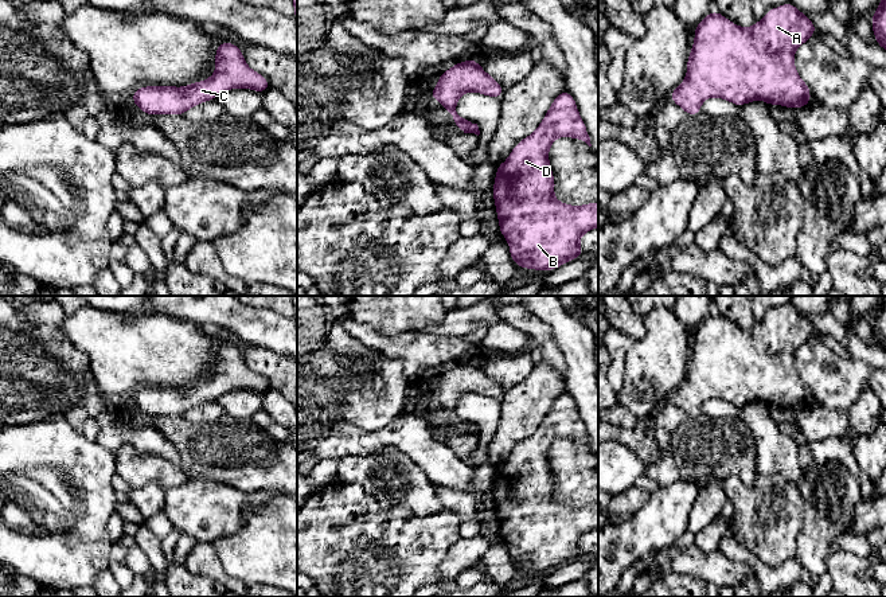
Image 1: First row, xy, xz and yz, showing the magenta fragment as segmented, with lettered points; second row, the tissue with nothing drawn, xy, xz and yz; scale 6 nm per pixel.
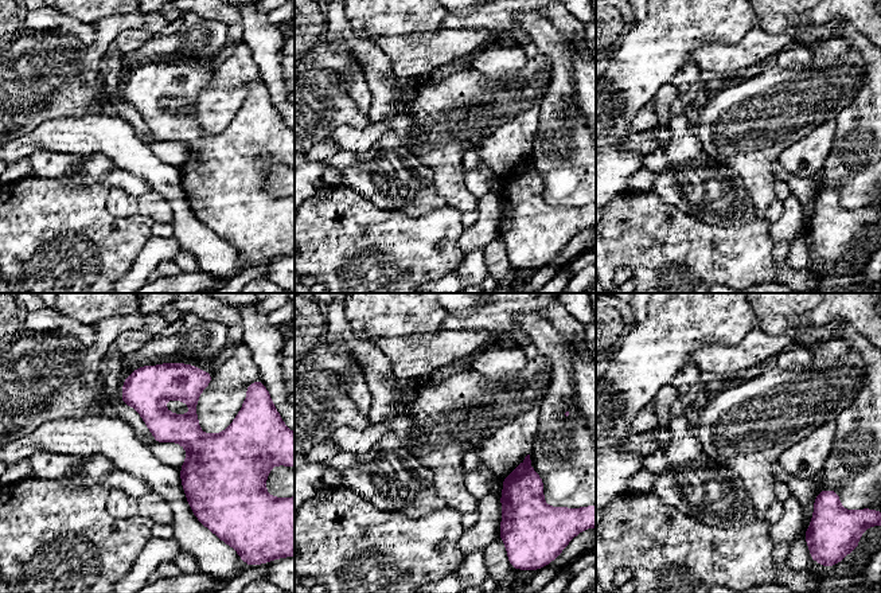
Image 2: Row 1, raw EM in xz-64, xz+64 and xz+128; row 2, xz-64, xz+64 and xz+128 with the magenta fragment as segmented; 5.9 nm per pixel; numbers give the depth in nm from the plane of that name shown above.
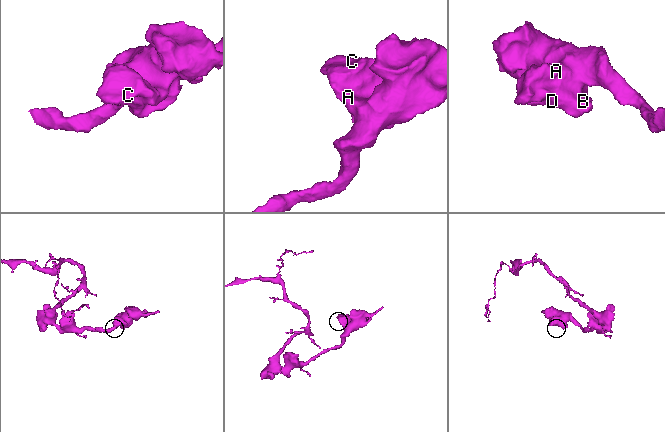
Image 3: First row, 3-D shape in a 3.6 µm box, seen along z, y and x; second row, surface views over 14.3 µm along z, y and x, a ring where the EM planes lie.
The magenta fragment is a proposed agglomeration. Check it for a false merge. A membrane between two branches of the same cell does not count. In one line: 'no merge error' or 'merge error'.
no merge error

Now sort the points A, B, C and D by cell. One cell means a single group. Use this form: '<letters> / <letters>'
A B C D

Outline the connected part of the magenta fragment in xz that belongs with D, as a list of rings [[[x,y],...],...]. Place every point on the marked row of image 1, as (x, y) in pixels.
[[[567,90],[557,95],[539,126],[528,137],[520,140],[508,159],[496,167],[492,195],[499,229],[510,245],[512,262],[523,269],[549,272],[583,257],[579,238],[598,227],[598,202],[570,206],[554,198],[555,179],[549,161],[549,149],[558,137],[578,138],[592,147],[575,100]]]

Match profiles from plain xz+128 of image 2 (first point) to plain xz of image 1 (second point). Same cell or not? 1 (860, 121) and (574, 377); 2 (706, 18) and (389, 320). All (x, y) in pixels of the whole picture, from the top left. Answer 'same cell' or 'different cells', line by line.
1: different cells
2: same cell

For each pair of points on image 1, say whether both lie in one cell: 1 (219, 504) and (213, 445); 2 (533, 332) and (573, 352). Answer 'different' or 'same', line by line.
1: different
2: different

